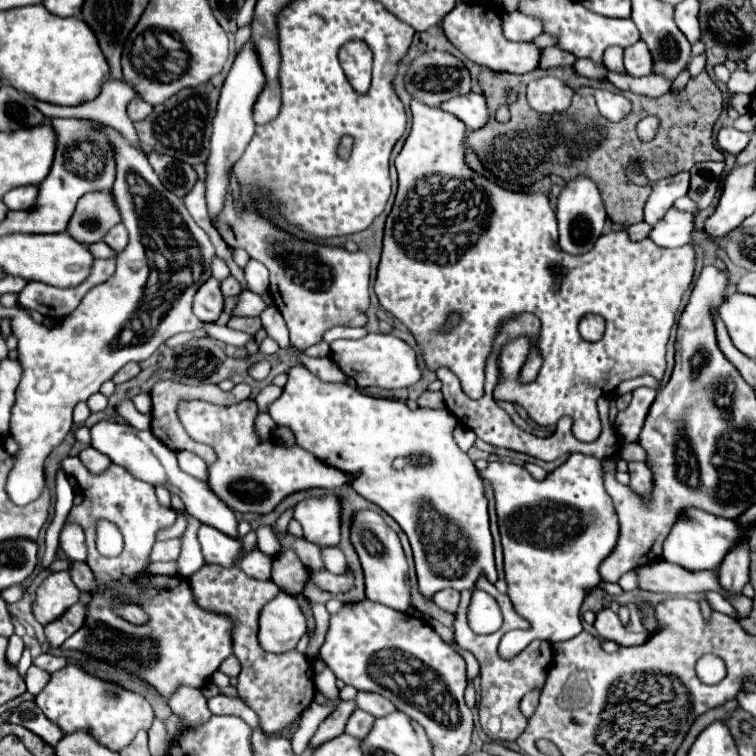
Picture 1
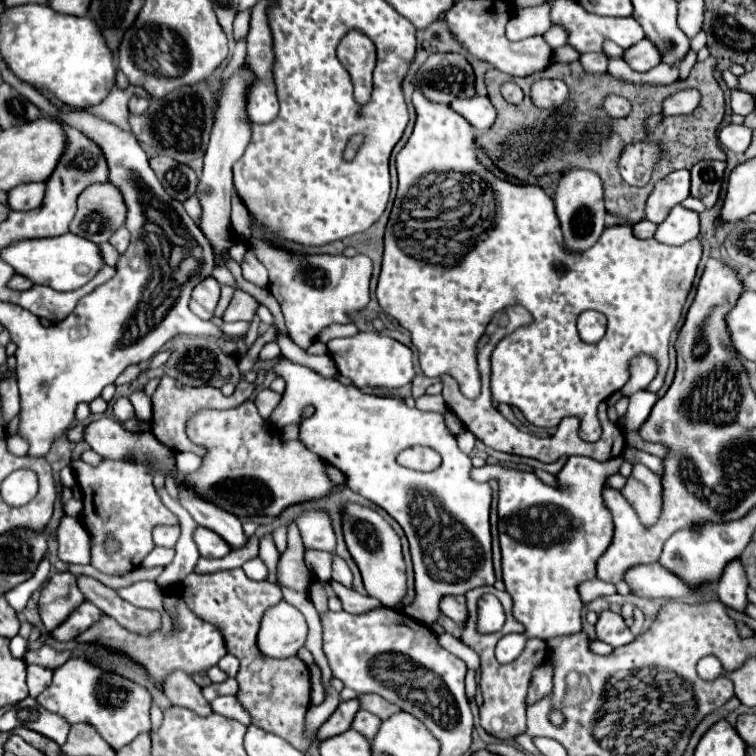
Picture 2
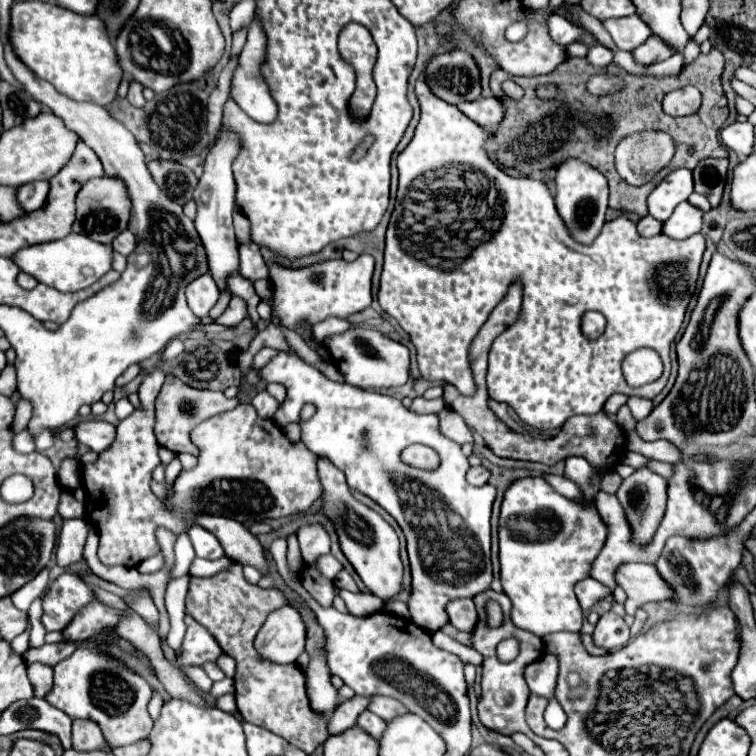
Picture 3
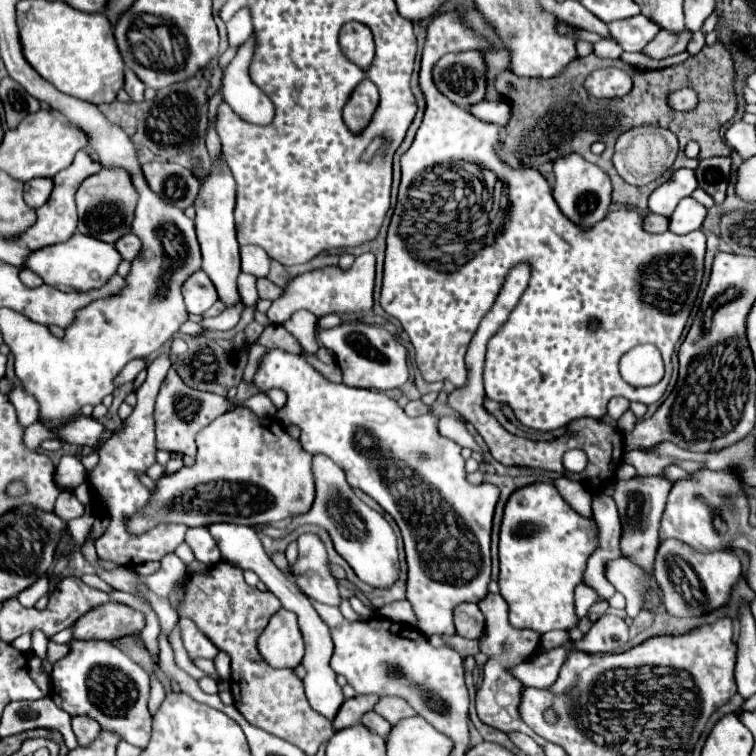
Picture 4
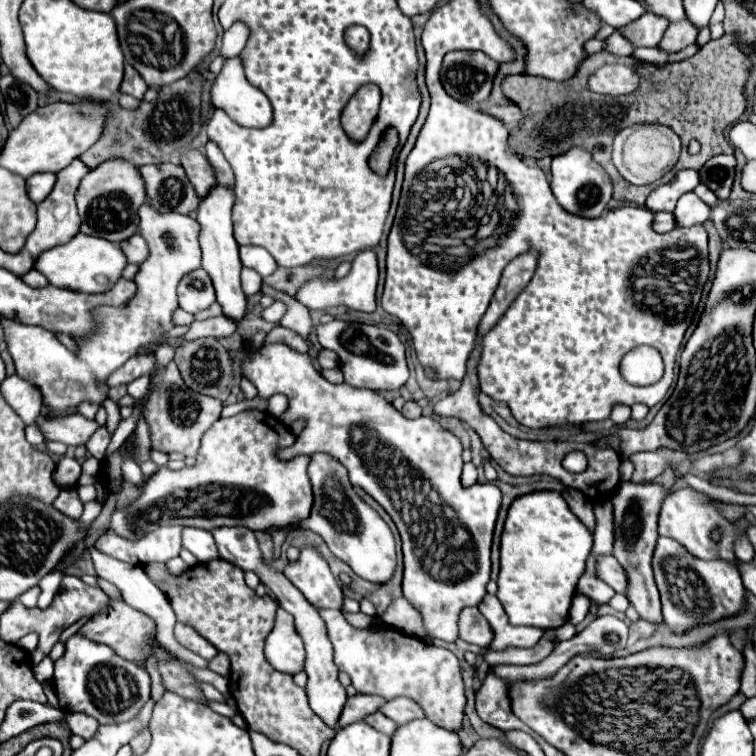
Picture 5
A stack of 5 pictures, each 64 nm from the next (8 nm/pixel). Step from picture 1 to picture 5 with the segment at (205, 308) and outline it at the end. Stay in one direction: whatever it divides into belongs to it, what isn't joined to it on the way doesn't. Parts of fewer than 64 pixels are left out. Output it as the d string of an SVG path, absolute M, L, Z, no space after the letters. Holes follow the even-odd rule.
M202 268L184 276L178 284L178 300L180 300L180 306L190 314L198 314L200 310L214 304L216 294L214 294L210 276Z

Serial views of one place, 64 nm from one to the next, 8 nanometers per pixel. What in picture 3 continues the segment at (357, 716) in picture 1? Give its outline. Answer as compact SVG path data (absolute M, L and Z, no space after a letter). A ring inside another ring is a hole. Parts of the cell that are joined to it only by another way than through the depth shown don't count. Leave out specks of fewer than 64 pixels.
M364 710L364 714L360 714L358 716L358 722L356 722L364 732L368 732L372 738L380 738L380 734L384 732L384 726L386 726L386 722L380 718L380 716L376 716L376 714L372 714L372 712L368 712L368 710Z

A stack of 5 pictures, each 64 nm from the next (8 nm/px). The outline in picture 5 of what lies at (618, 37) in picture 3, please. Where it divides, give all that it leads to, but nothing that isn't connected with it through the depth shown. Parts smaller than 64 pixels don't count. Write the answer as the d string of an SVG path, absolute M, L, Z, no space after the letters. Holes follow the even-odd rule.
M646 12L638 20L618 28L616 32L628 38L628 42L632 42L634 48L640 48L640 46L656 46L656 42L660 42L666 28L668 28L668 22L664 22L664 18Z

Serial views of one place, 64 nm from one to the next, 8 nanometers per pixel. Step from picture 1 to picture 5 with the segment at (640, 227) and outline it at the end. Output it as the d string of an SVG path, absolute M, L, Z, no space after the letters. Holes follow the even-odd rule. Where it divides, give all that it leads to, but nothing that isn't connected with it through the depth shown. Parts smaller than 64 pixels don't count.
M656 212L652 228L656 232L670 232L670 230L674 230L674 216L670 212Z

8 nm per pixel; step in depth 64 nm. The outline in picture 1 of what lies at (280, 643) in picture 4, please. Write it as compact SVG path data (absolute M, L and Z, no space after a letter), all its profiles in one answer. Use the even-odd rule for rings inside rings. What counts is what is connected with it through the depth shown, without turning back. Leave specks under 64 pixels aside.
M280 590L260 612L260 632L258 632L258 640L262 644L264 650L268 652L274 652L274 654L280 654L280 652L286 652L286 650L292 650L296 648L300 636L306 632L306 618L304 614L300 612L300 606L296 602L296 598L284 590Z

